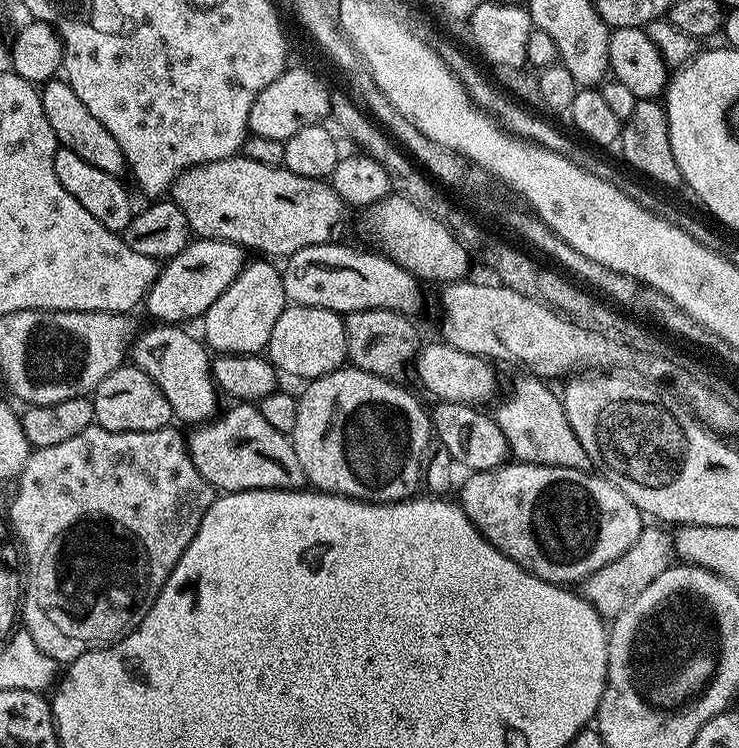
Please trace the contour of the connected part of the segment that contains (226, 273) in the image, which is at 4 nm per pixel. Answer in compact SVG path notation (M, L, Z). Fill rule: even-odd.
M193 239L177 256L161 267L158 278L150 286L146 309L153 321L161 324L183 325L184 320L203 317L204 311L238 278L246 263L245 249L225 240Z

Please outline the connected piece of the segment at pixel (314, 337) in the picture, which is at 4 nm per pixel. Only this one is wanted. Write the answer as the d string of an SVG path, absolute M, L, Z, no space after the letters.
M289 303L282 314L278 314L278 322L274 322L266 356L283 375L285 372L288 376L301 376L304 382L317 380L319 376L345 367L348 351L344 316L318 306Z

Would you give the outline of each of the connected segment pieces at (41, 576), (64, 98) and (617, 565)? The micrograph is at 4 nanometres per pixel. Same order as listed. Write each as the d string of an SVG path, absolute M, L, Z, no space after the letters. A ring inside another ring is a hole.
M94 422L89 428L82 430L82 434L74 434L74 438L69 438L67 442L29 451L28 460L18 477L20 485L16 488L16 497L12 500L12 516L10 515L11 531L26 561L22 620L24 616L23 627L30 634L30 638L38 642L38 650L42 650L42 654L50 654L50 658L54 658L57 665L67 666L82 654L117 644L140 627L142 618L146 618L146 614L154 606L166 578L170 578L174 566L178 566L178 558L182 558L194 534L198 534L198 526L206 510L216 501L217 489L213 488L210 482L206 482L206 478L198 472L198 466L194 466L188 453L185 433L175 432L174 429L175 427L169 426L149 432L115 432Z
M53 78L40 88L42 110L46 114L46 122L50 122L50 130L54 130L56 143L66 150L74 150L82 162L90 162L90 166L98 166L98 170L106 170L106 174L120 176L125 171L124 155L114 139L114 134L90 114L86 102L74 94L74 90L63 78Z
M660 526L645 527L644 531L640 533L638 542L634 542L634 546L630 546L630 550L626 550L626 554L614 558L606 566L602 566L602 570L594 570L594 574L590 574L582 581L584 599L590 602L590 606L594 606L594 610L598 610L600 616L613 618L621 614L627 604L636 595L641 594L650 582L658 578L667 568L673 566L674 540L669 533L667 536L663 530L665 531Z

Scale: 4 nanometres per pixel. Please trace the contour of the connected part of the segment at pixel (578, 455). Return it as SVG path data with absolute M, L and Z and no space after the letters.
M523 374L516 380L512 393L494 411L496 425L506 434L508 451L521 464L541 464L574 470L589 471L592 468L582 442L574 434L566 418L564 401L547 388L541 377Z

